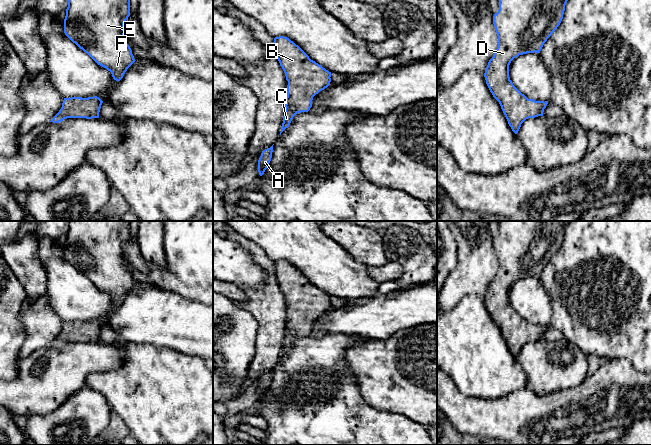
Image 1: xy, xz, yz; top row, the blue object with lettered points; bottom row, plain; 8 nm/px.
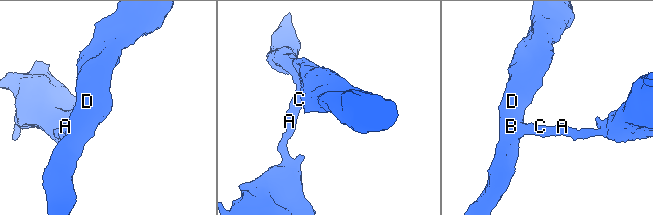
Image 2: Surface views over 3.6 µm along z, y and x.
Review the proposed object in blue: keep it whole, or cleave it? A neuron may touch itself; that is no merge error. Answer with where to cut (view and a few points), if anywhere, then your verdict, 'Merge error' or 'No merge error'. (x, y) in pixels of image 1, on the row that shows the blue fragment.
No split. No merge error

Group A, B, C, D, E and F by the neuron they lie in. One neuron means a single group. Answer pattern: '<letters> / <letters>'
A B C D E F

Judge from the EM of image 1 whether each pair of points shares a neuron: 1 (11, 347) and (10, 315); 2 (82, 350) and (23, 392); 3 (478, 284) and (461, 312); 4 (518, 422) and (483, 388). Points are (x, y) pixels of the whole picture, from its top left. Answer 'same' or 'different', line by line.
1: same
2: same
3: different
4: different

